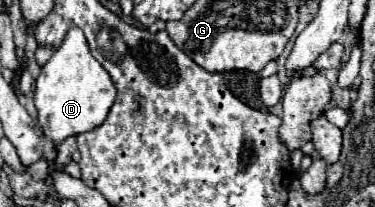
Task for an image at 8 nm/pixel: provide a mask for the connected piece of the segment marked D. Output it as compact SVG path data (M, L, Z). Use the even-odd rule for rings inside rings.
M77 26L69 28L61 46L41 68L41 74L35 82L33 96L43 134L49 136L55 144L61 144L69 136L93 130L107 118L115 94L117 90L113 86L113 80L107 70L93 58L83 30Z

